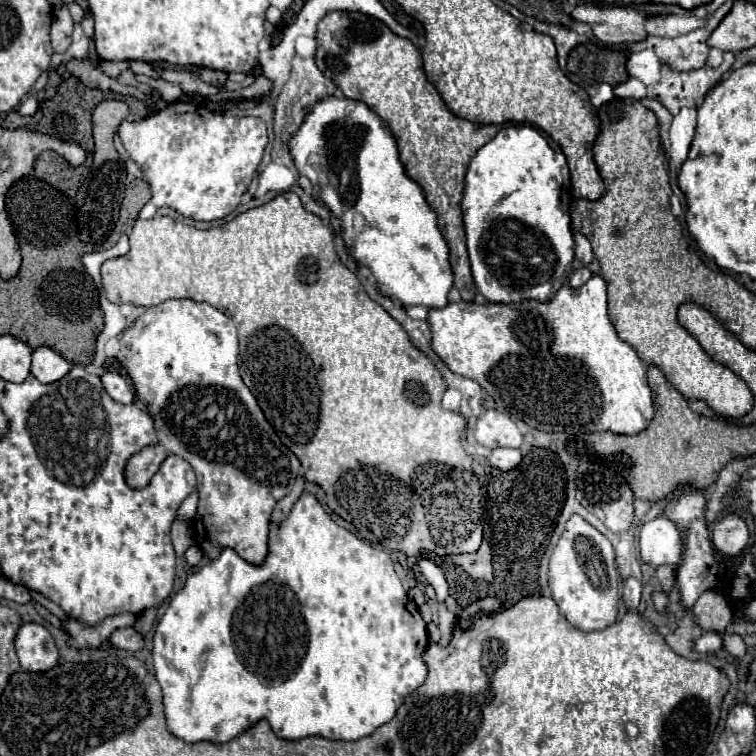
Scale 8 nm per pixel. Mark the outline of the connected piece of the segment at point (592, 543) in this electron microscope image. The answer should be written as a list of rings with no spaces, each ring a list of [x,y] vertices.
[[[579,515],[569,519],[557,547],[553,549],[549,559],[549,587],[559,611],[573,627],[581,631],[597,631],[615,623],[619,581],[613,545],[603,533],[599,533]]]

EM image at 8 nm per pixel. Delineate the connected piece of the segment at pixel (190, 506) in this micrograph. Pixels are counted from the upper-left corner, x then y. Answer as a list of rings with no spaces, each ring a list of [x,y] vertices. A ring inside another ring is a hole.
[[[191,493],[177,509],[177,519],[183,519],[183,521],[189,521],[195,517],[195,511],[197,511],[197,493]]]

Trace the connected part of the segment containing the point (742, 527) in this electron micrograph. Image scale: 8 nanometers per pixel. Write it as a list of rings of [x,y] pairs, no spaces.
[[[727,515],[723,517],[715,527],[711,541],[719,553],[725,557],[737,557],[741,555],[749,545],[749,531],[745,521],[739,515]]]

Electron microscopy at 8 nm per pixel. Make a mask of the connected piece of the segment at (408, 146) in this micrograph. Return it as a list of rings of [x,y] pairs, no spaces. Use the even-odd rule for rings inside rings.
[[[349,11],[327,13],[317,27],[315,61],[317,67],[343,89],[345,97],[367,103],[395,135],[407,175],[415,181],[419,179],[417,183],[423,187],[427,203],[437,213],[439,229],[451,249],[455,287],[463,301],[473,301],[475,283],[471,277],[461,213],[463,179],[471,157],[489,143],[503,125],[475,125],[453,115],[437,89],[427,81],[421,51],[409,39],[395,35],[383,21],[369,15]]]

